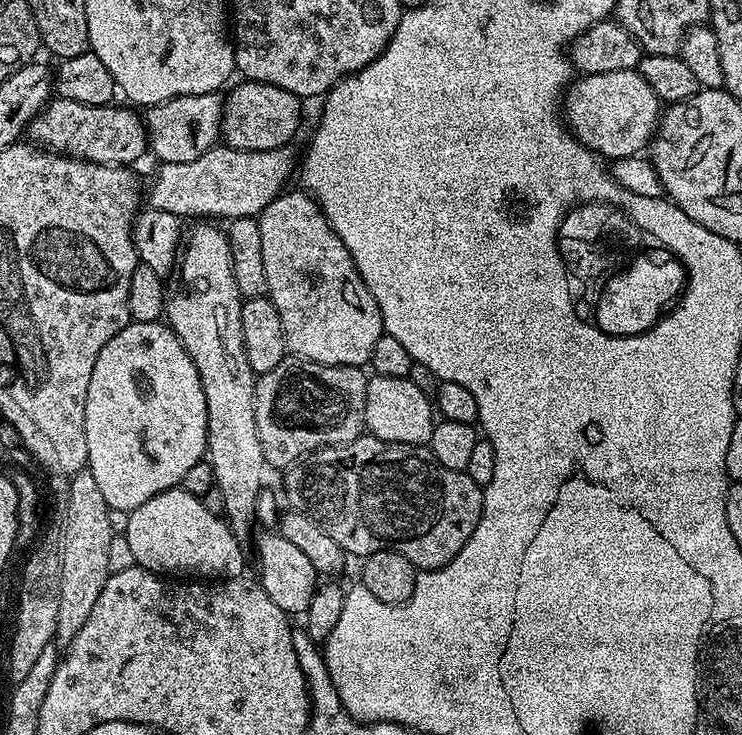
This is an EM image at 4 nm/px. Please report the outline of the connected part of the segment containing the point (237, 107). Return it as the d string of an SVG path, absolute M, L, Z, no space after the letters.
M241 79L239 83L232 93L224 96L224 117L220 123L223 143L229 148L251 152L291 145L300 128L301 97L257 80Z

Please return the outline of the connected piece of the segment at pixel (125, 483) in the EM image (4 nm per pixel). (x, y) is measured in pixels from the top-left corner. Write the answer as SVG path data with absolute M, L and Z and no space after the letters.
M167 323L127 324L98 354L90 390L86 390L87 471L94 474L109 508L130 513L155 495L180 486L186 472L205 459L208 450L206 394L194 362Z

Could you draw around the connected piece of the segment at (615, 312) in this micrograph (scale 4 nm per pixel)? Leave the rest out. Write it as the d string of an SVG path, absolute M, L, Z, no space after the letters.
M670 254L636 261L623 274L608 279L603 303L600 304L599 322L609 332L621 334L653 326L664 310L663 306L671 305L683 293L685 284L683 265Z

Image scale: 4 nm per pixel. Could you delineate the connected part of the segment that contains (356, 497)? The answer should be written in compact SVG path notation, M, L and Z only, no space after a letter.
M362 434L349 444L318 449L291 465L283 476L288 500L292 503L289 505L318 522L320 531L330 534L349 557L363 558L378 550L394 550L402 554L402 558L410 558L418 570L441 568L455 558L462 546L466 546L482 518L483 487L476 484L467 471L442 466L428 446L386 442L374 435Z

